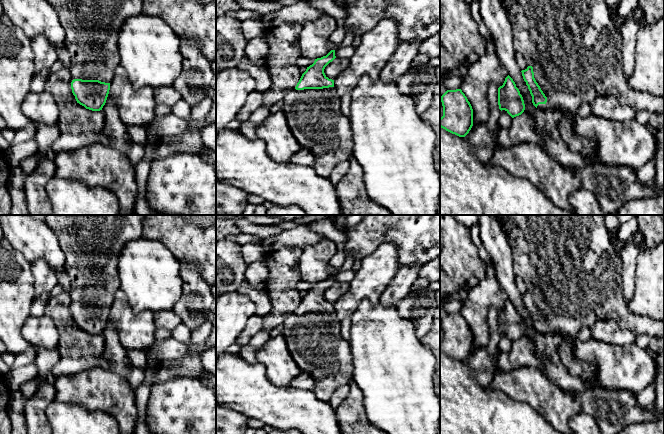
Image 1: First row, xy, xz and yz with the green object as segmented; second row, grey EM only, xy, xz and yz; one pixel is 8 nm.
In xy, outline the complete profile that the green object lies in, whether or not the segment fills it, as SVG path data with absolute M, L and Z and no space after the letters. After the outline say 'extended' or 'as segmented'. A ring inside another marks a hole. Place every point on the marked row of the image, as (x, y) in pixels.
M47 0L57 11L71 55L71 89L77 103L100 111L106 103L114 70L120 64L118 35L124 21L142 13L143 0Z; extended

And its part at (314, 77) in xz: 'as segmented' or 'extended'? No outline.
extended

